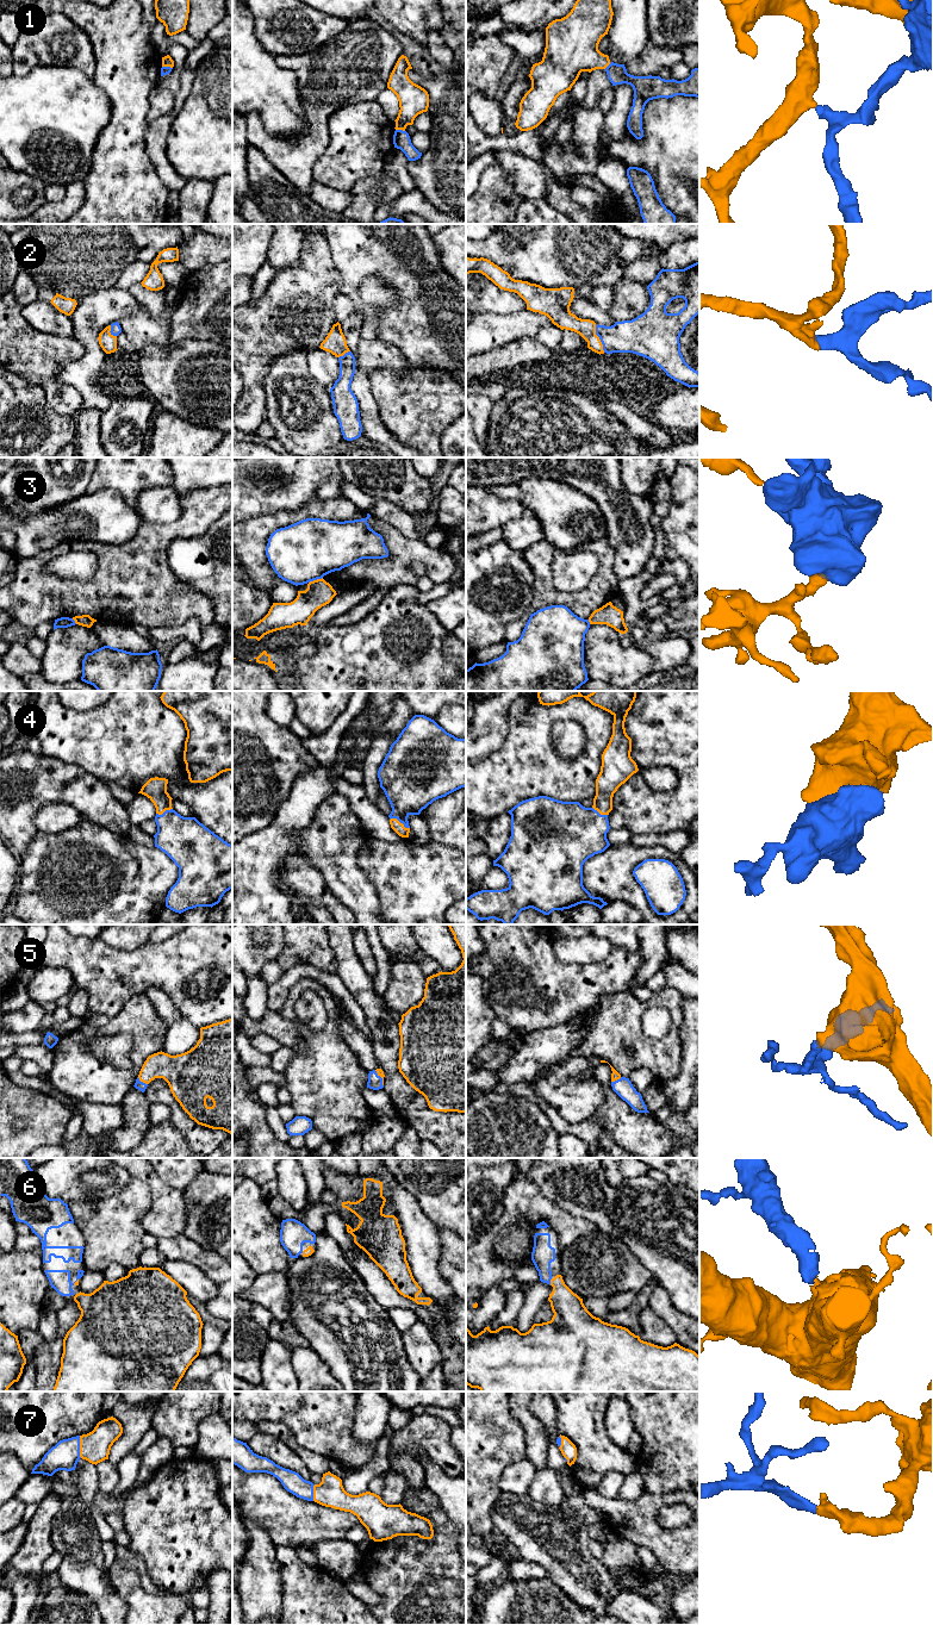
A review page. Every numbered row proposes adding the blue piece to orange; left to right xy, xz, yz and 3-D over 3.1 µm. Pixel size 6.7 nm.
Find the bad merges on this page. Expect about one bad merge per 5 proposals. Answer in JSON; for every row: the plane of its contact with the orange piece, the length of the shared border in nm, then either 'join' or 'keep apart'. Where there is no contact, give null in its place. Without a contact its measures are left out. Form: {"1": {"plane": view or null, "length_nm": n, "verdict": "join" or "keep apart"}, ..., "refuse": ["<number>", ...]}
{"1": {"plane": "xz", "length_nm": 70, "verdict": "keep apart"}, "2": {"plane": "yz", "length_nm": 200, "verdict": "join"}, "3": {"plane": "xz", "length_nm": 100, "verdict": "keep apart"}, "4": {"plane": "xz", "length_nm": 150, "verdict": "join"}, "5": {"plane": "xy", "length_nm": 90, "verdict": "join"}, "6": {"plane": "yz", "length_nm": 50, "verdict": "join"}, "7": {"plane": "xy", "length_nm": 150, "verdict": "join"}, "refuse": ["1", "3"]}

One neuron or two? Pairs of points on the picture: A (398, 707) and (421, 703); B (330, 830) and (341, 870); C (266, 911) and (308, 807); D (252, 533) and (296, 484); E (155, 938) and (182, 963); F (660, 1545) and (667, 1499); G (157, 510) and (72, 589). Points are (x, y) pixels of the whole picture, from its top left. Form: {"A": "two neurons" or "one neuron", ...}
{"A": "two neurons", "B": "one neuron", "C": "one neuron", "D": "two neurons", "E": "two neurons", "F": "one neuron", "G": "two neurons"}

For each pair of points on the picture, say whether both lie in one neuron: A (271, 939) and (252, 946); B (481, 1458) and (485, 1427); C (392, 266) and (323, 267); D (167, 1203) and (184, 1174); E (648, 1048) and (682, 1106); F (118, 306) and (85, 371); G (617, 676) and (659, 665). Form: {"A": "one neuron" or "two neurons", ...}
{"A": "one neuron", "B": "one neuron", "C": "two neurons", "D": "two neurons", "E": "two neurons", "F": "one neuron", "G": "two neurons"}

